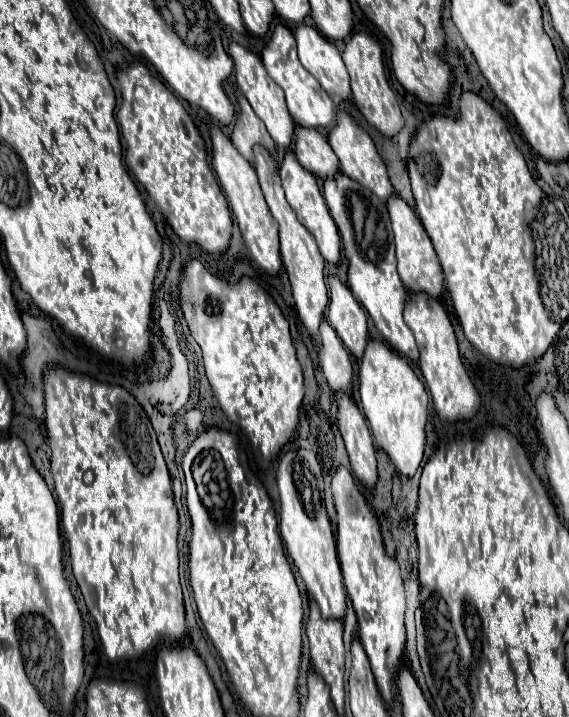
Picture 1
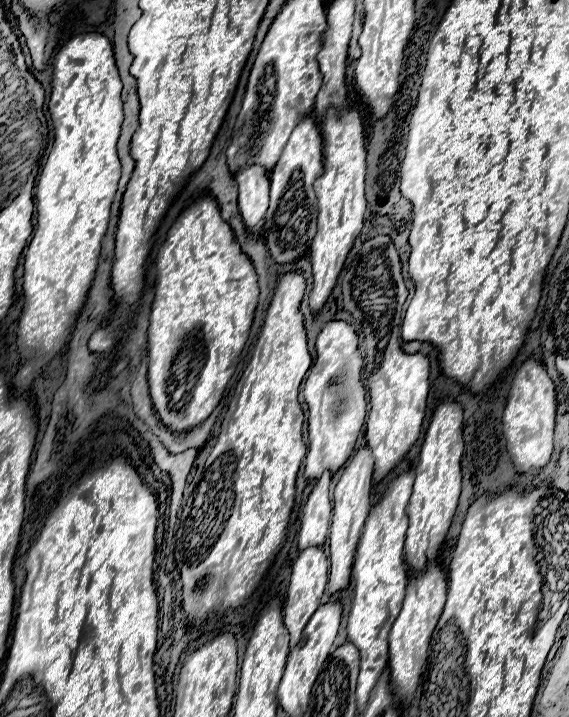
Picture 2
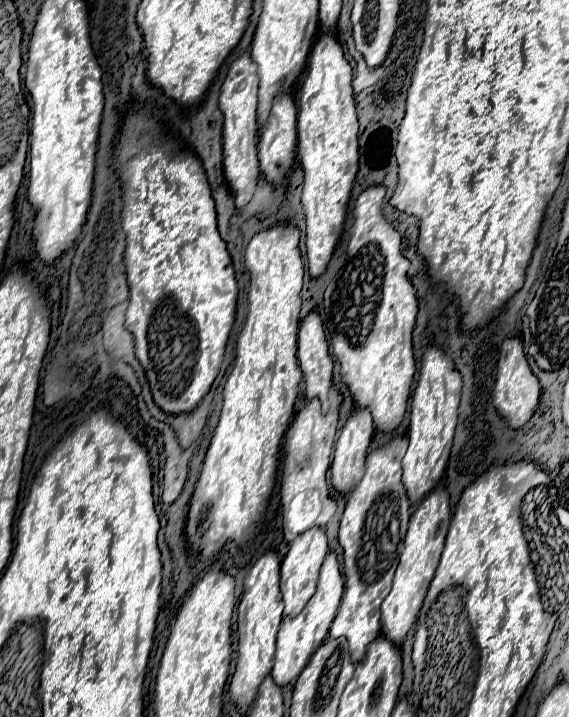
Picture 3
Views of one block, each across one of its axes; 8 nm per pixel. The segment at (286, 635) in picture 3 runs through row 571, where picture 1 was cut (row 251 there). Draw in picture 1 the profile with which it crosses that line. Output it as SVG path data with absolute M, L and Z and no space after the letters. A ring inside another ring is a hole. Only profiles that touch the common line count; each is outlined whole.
M292 152L284 156L284 162L280 166L280 176L282 176L282 186L286 190L286 200L296 210L298 220L314 234L322 256L328 262L338 264L340 262L340 236L338 236L338 228L336 228L336 224L334 224L334 220L332 220L332 216L328 212L328 206L324 204L324 198L320 194L316 176L312 172L306 172L306 168L296 160L296 156Z

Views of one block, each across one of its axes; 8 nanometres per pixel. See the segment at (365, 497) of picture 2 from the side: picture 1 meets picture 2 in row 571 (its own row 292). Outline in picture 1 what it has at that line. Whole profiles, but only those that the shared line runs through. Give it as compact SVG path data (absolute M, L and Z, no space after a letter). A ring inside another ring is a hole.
M330 276L328 288L330 288L330 306L326 320L342 338L344 346L356 358L362 358L368 342L368 328L366 328L368 318L364 314L364 308L338 276Z

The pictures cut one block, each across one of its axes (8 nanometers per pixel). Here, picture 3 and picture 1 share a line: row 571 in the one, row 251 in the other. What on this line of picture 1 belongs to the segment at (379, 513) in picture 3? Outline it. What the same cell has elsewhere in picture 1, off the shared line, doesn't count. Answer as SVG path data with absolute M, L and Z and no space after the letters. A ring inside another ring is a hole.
M336 172L336 176L324 180L324 200L340 230L344 254L348 258L348 288L352 290L354 298L360 300L360 304L372 316L384 340L396 352L416 362L418 360L416 340L412 330L406 326L402 318L404 300L408 292L396 272L394 236L392 236L392 224L386 204L380 202L380 198L372 194L368 188L344 176L342 172Z

